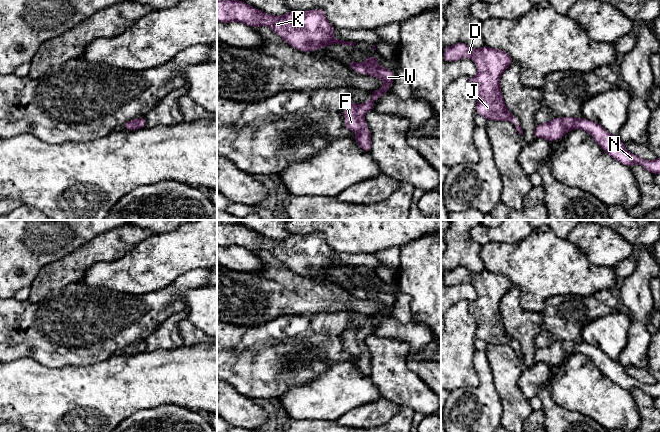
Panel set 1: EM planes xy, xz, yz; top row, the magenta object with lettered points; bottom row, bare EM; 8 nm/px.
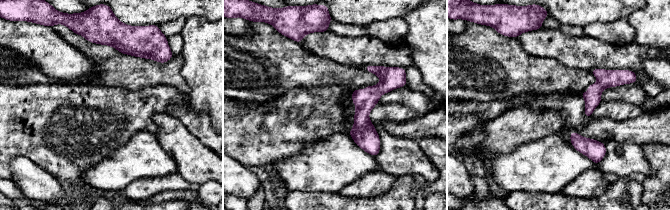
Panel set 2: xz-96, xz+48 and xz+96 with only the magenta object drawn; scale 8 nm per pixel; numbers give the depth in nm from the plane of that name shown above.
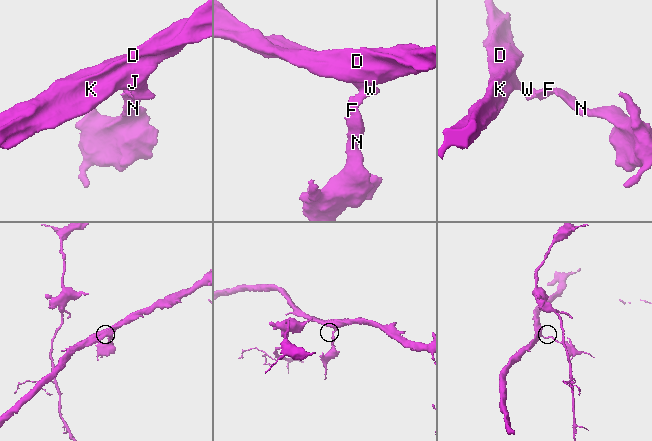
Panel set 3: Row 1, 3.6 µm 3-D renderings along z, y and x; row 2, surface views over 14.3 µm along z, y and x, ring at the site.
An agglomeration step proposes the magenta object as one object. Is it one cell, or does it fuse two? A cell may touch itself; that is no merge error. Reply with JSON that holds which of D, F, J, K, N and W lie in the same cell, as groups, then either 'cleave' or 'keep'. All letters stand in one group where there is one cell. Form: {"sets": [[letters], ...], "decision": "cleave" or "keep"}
{"sets": [["D", "F", "J", "K", "N", "W"]], "decision": "keep"}

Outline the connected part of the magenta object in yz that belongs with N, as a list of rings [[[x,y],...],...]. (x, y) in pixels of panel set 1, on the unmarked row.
[[[574,341],[553,342],[547,347],[536,349],[535,361],[545,362],[549,366],[560,364],[565,357],[574,353],[581,353],[589,357],[594,365],[612,382],[618,386],[631,391],[639,388],[652,398],[660,397],[660,382],[655,384],[645,384],[629,376],[624,366],[618,360],[611,359],[600,348],[590,345],[583,341],[575,343]]]

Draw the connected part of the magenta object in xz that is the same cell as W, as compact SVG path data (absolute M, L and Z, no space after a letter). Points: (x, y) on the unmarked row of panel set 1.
M367 280L364 287L361 289L357 285L349 284L350 292L355 296L370 299L384 305L384 310L372 316L372 322L363 328L357 329L355 325L350 326L344 333L345 352L356 356L357 359L352 362L355 363L357 368L365 376L371 376L371 356L367 352L364 343L365 338L373 333L374 325L384 318L388 317L387 314L392 310L395 298L389 293L378 290L377 280Z

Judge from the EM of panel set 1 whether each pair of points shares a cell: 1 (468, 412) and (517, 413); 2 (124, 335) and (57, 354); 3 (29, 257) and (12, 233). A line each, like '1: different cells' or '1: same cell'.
1: different cells
2: same cell
3: same cell

